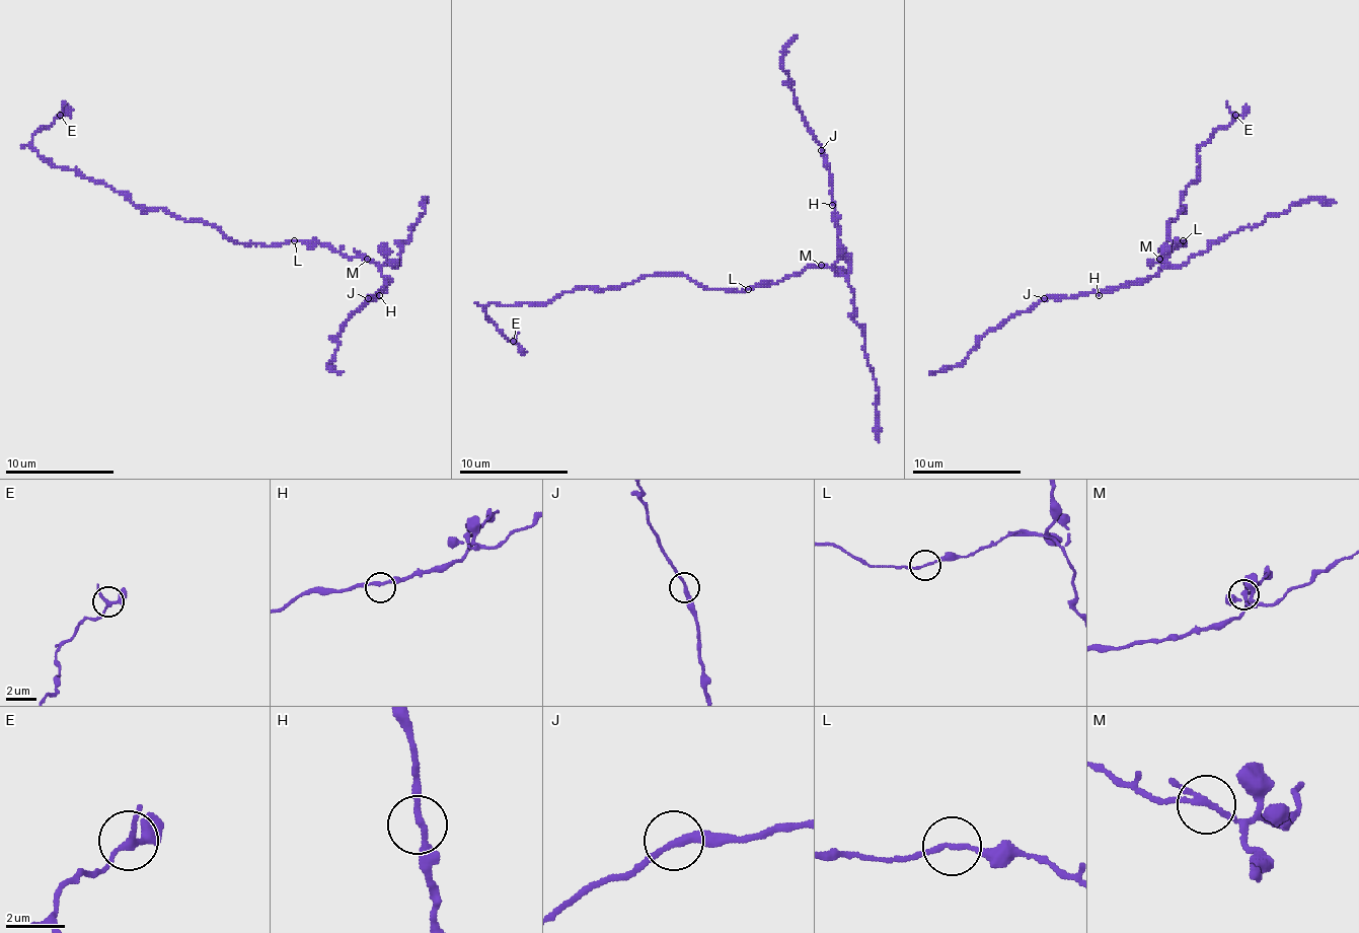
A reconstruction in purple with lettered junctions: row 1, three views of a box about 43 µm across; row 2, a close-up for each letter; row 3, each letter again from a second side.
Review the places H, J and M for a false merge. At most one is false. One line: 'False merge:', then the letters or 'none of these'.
False merge: M

